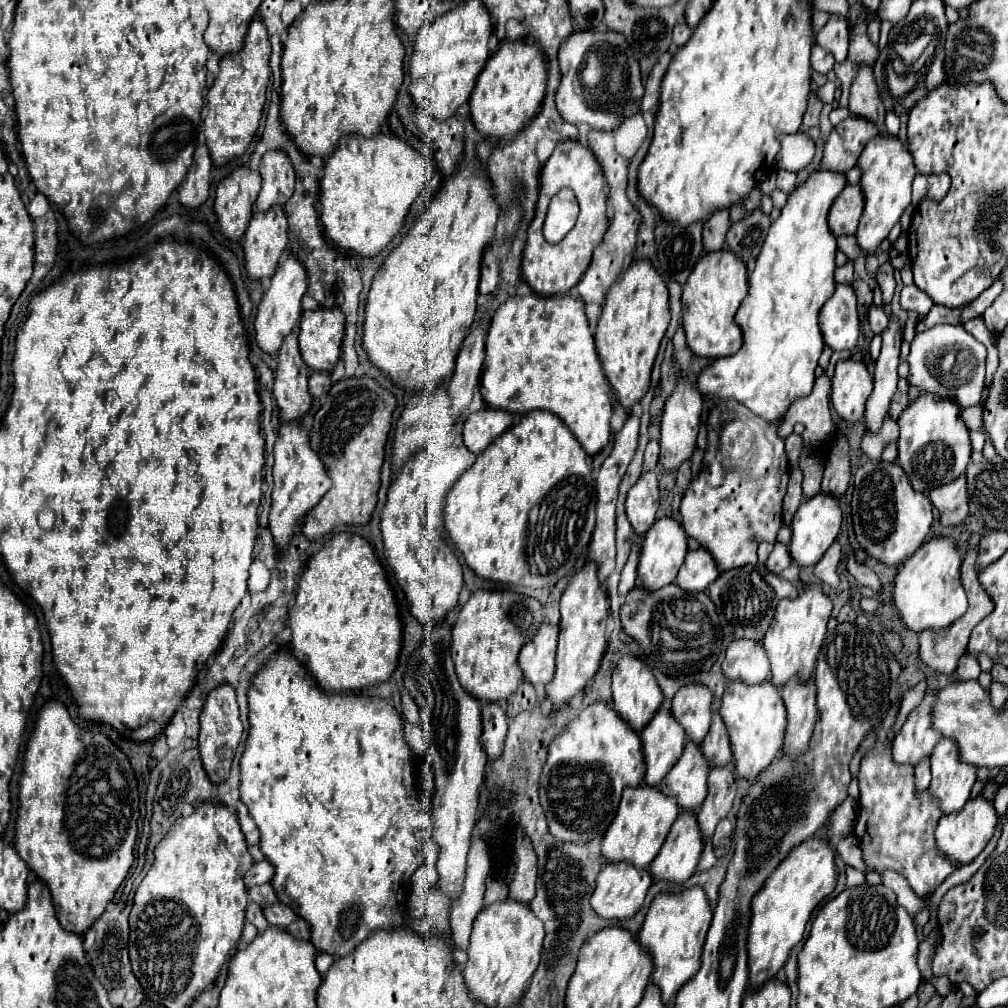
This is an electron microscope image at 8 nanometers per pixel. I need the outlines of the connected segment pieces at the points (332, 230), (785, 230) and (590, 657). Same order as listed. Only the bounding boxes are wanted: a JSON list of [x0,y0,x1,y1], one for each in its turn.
[[321,133,431,257],[697,169,847,423],[545,563,607,709]]

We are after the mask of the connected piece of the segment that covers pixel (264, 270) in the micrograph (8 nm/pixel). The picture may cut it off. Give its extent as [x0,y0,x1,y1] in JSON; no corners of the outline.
[243,207,287,281]

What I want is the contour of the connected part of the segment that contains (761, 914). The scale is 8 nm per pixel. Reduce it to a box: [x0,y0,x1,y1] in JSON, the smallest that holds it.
[749,839,835,989]

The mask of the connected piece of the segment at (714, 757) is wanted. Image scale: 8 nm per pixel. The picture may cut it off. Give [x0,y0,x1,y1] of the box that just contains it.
[701,713,731,769]

